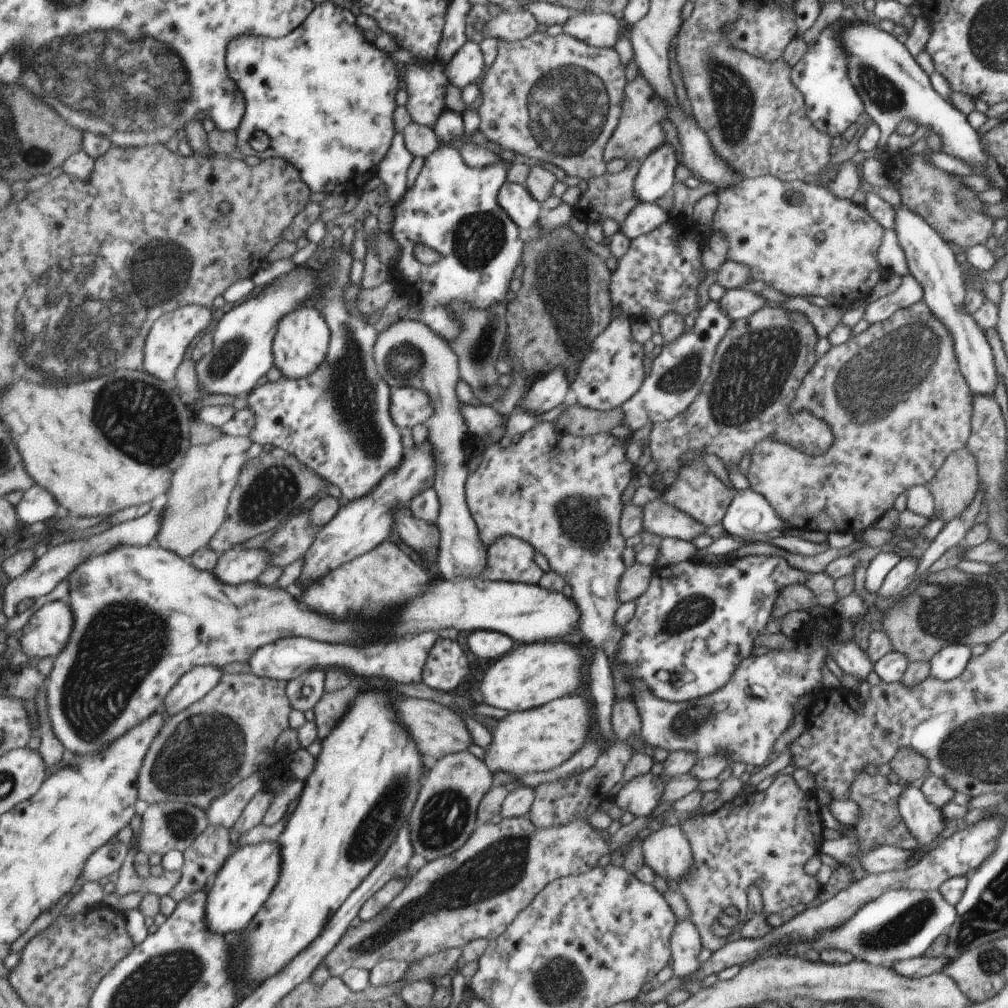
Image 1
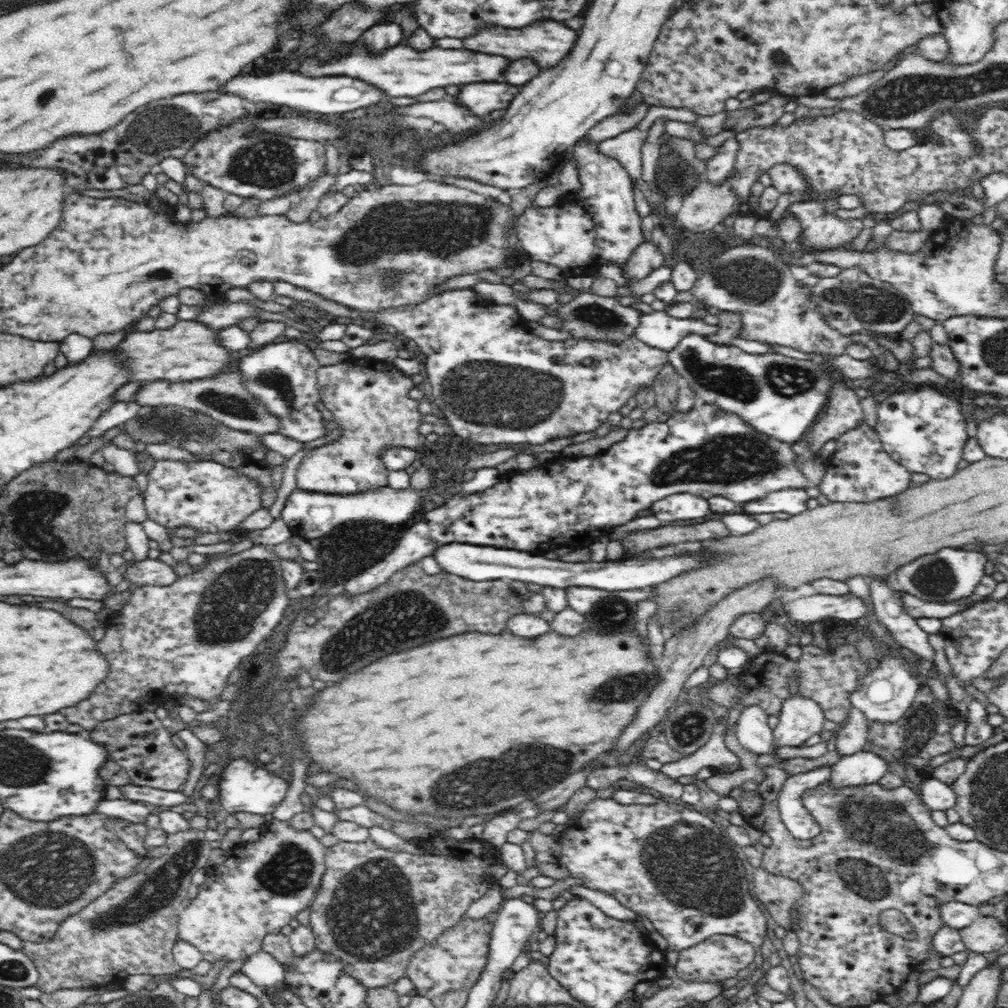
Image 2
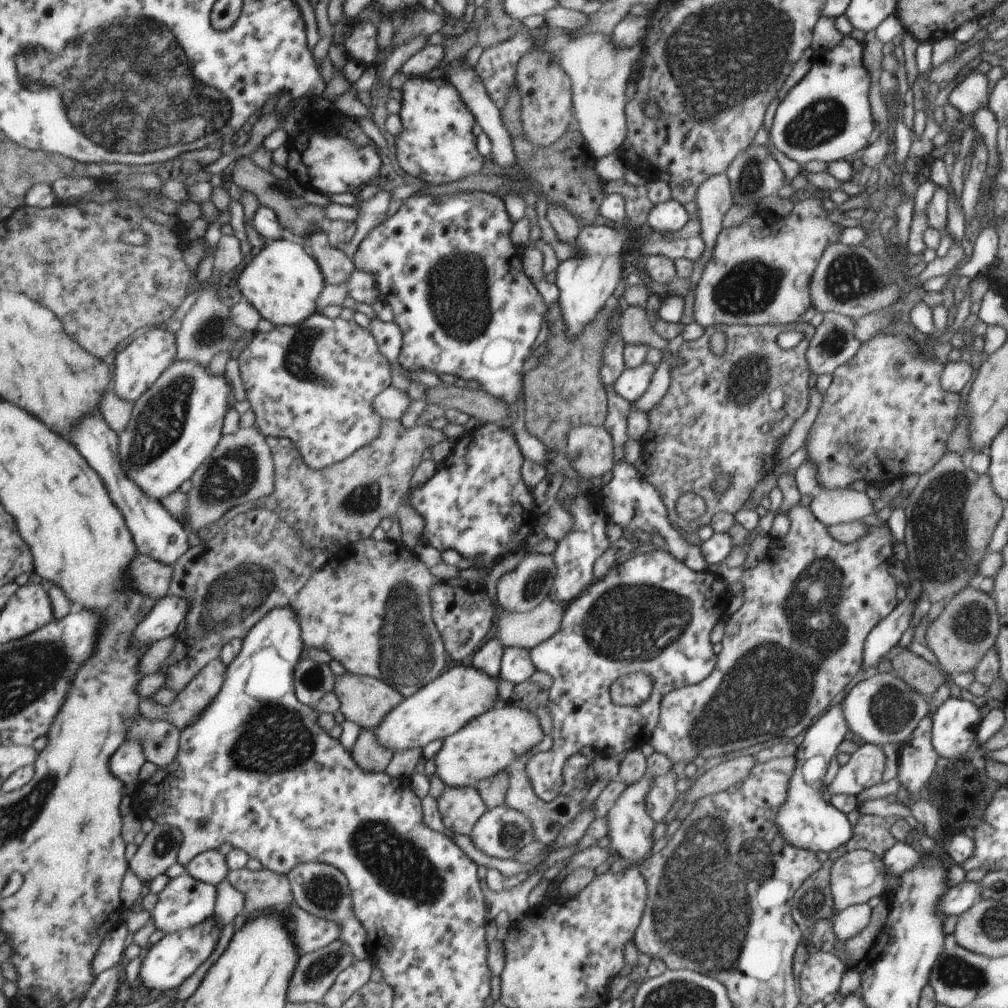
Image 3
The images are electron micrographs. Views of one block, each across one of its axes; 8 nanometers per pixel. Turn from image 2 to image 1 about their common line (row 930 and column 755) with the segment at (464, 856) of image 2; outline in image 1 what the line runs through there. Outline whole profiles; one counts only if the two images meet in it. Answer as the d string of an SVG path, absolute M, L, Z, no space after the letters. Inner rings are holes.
M765 306L747 318L731 322L718 342L707 380L689 406L671 420L652 424L647 448L656 464L656 472L649 477L649 487L661 494L667 488L660 485L661 472L672 470L676 474L681 466L679 455L687 450L699 449L706 454L715 454L721 458L724 465L737 465L744 452L751 452L757 442L769 437L784 440L787 444L801 449L801 452L809 453L809 456L817 456L827 451L832 443L832 433L828 425L805 413L799 414L797 418L788 414L789 401L795 396L796 388L803 382L812 364L816 362L813 346L817 339L815 329L805 320L804 314L782 307Z

